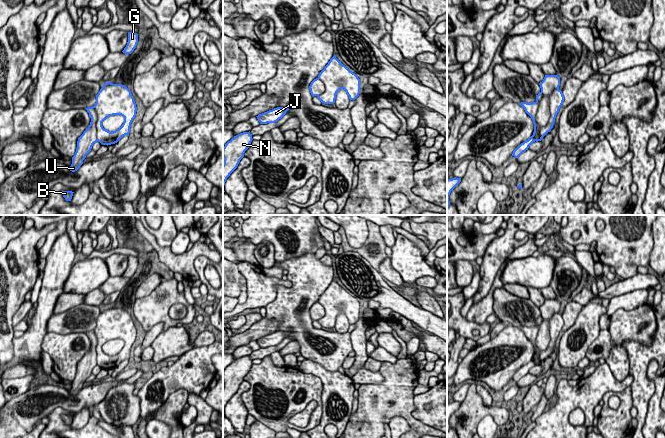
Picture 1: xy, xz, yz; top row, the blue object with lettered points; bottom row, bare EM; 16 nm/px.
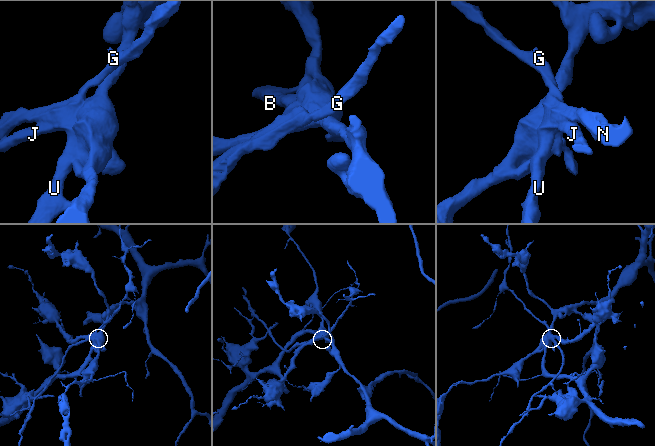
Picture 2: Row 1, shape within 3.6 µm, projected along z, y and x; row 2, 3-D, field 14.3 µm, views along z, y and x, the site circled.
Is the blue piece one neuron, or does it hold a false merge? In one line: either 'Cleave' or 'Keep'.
Cleave

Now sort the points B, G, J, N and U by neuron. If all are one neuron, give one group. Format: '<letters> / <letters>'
B G N U / J

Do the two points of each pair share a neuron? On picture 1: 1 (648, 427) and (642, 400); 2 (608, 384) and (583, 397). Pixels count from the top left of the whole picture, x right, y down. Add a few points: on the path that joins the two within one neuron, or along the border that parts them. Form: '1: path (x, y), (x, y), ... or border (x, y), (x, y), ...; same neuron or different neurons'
1: border (653, 394), (649, 399), (647, 414), (642, 427); different neurons
2: path (602, 384), (597, 384), (589, 391); same neuron

